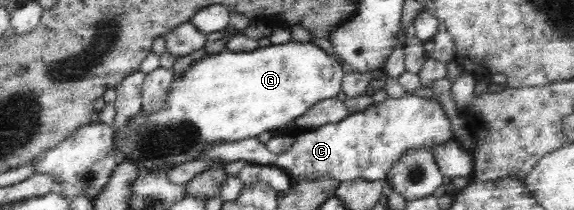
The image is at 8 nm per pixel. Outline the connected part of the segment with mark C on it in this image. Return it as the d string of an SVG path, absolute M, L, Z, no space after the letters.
M405 94L399 98L388 97L381 103L373 102L363 111L351 113L340 122L305 130L294 138L286 152L280 154L270 152L264 143L254 137L210 145L199 159L221 160L224 163L243 160L278 166L292 178L336 178L338 183L354 178L376 181L385 180L392 164L410 148L433 147L450 140L454 140L454 136L442 105L434 97L424 99Z

